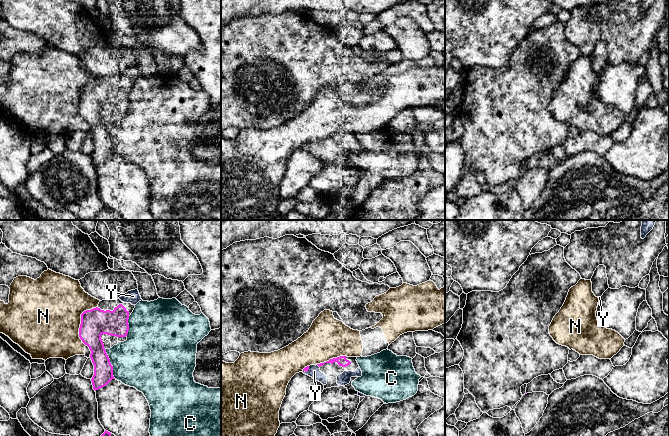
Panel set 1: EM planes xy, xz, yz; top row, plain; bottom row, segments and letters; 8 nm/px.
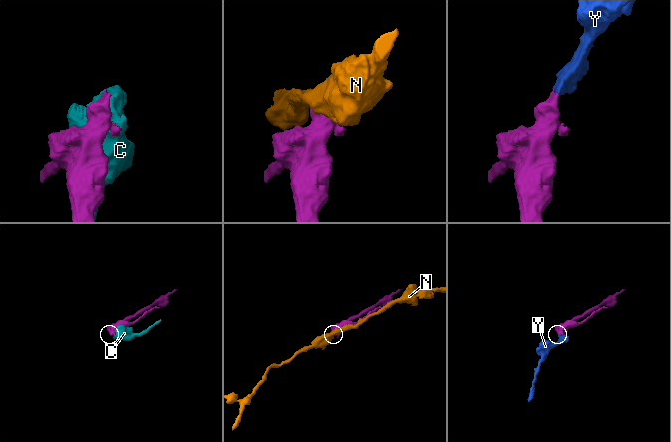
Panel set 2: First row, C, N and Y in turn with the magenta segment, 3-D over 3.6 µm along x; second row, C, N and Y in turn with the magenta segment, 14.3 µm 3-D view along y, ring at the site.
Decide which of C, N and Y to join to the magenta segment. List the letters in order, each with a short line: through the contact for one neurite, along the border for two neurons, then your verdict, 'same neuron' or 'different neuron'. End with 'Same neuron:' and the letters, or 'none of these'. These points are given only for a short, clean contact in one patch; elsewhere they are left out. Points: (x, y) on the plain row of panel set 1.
C: different neuron
N: different neuron
Y: same neuron
Same neuron: Y

